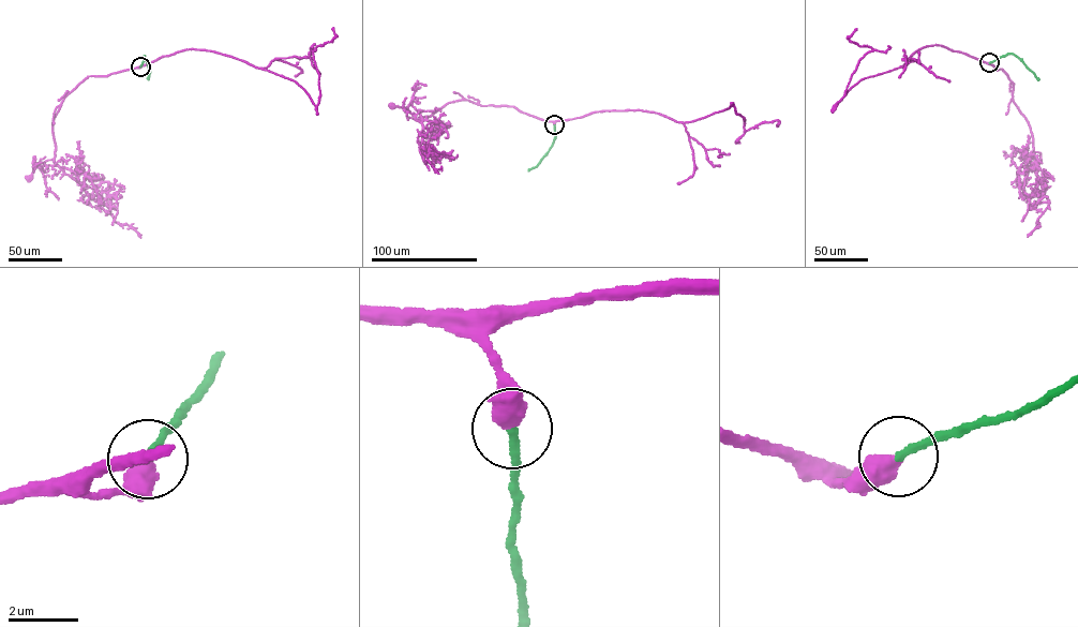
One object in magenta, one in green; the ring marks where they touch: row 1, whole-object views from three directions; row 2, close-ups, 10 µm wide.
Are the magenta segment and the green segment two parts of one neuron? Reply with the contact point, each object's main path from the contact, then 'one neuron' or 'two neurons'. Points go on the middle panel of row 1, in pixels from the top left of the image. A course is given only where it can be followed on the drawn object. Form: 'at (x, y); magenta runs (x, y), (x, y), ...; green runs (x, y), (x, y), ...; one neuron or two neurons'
at (554, 124); magenta runs (554, 124), (513, 107), (481, 105), (465, 100), (418, 119), (407, 120), (406, 109), (392, 107); green runs (554, 124), (552, 146), (537, 166), (527, 169); one neuron

